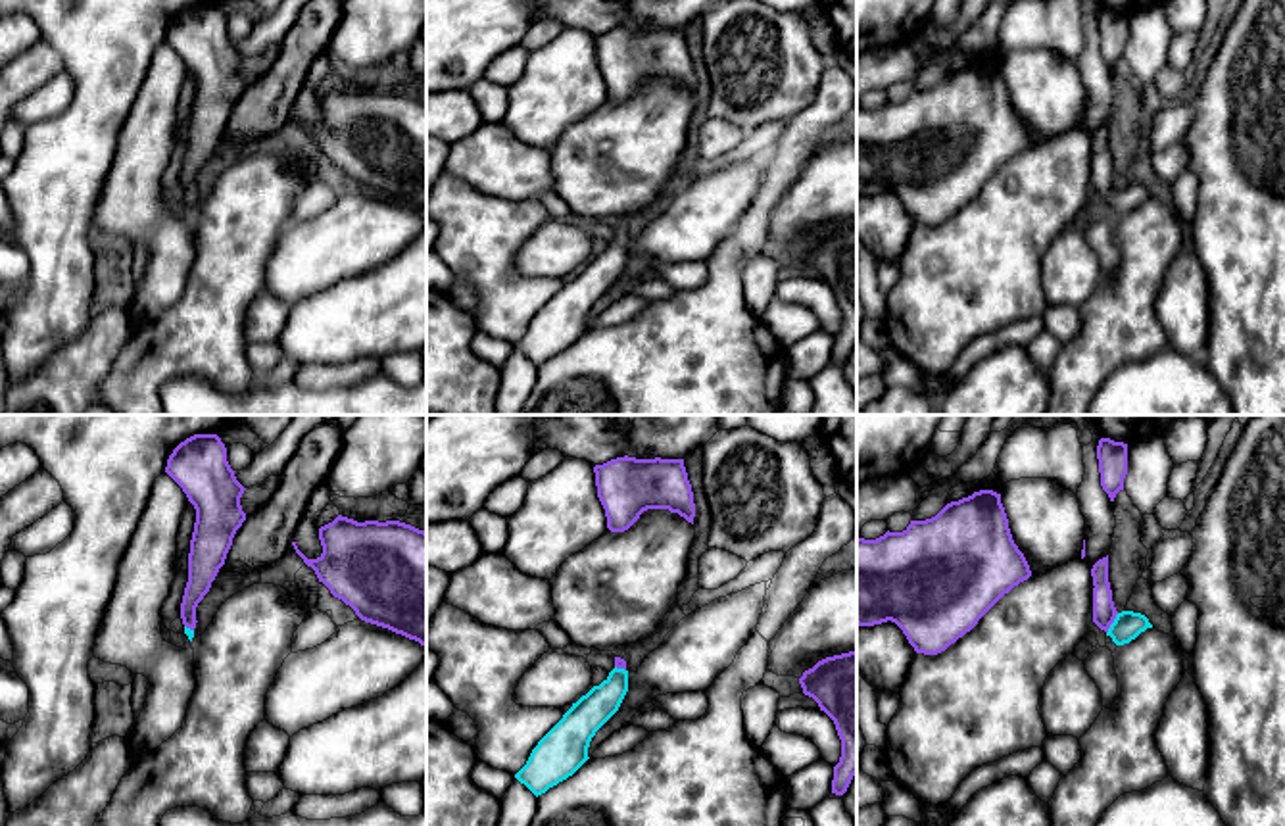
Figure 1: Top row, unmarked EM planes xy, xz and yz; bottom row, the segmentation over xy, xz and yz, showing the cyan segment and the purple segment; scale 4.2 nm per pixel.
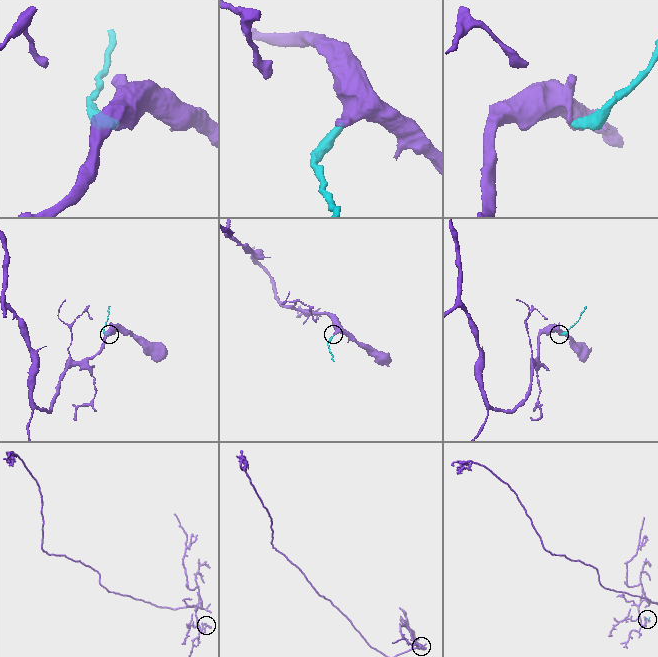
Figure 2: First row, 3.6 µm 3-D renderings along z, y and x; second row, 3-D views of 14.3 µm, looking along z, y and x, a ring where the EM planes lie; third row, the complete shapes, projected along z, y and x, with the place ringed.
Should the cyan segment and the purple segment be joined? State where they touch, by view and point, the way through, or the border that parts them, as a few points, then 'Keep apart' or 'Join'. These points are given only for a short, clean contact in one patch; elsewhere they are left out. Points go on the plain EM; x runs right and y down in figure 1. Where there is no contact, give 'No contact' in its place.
Touches cyan at yz (1113, 193). Path across: yz (1128, 194), (1113, 193), (1103, 177). Join

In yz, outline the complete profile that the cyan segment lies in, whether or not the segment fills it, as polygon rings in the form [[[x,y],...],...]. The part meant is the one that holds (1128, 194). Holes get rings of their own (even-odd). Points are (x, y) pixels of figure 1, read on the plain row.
[[[1108,125],[1099,129],[1093,138],[1093,192],[1112,207],[1116,215],[1129,213],[1147,198],[1152,198],[1149,188],[1141,182],[1118,182],[1112,171],[1108,152]]]

